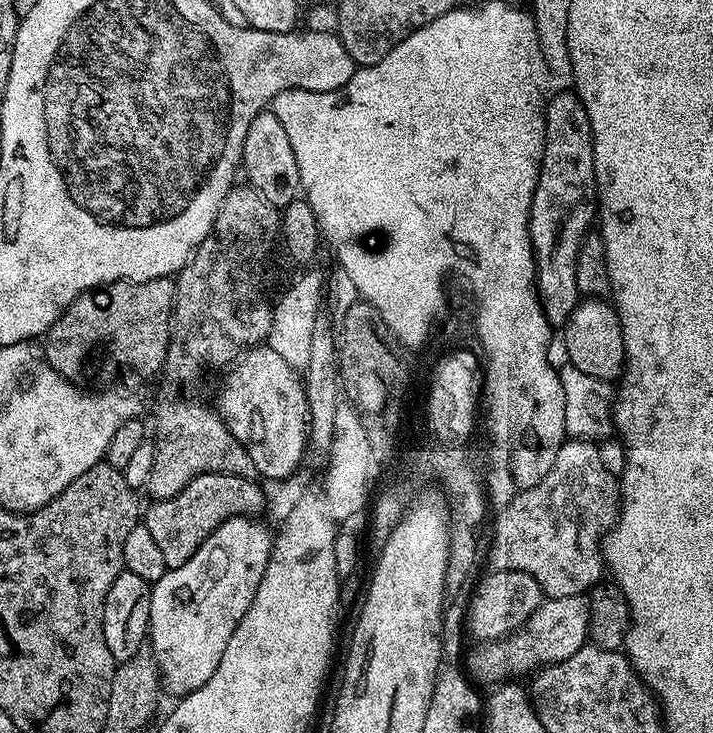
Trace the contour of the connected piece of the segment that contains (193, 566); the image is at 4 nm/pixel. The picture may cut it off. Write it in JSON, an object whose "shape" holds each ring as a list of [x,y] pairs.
{"shape":[[[235,516],[233,520],[219,524],[186,563],[167,569],[151,585],[146,613],[146,640],[149,645],[152,643],[150,656],[158,669],[162,688],[170,695],[183,698],[207,682],[210,674],[214,674],[226,650],[226,642],[230,642],[232,631],[244,617],[244,611],[252,602],[252,593],[260,585],[264,566],[272,554],[273,543],[273,529],[259,524],[256,518]]]}

